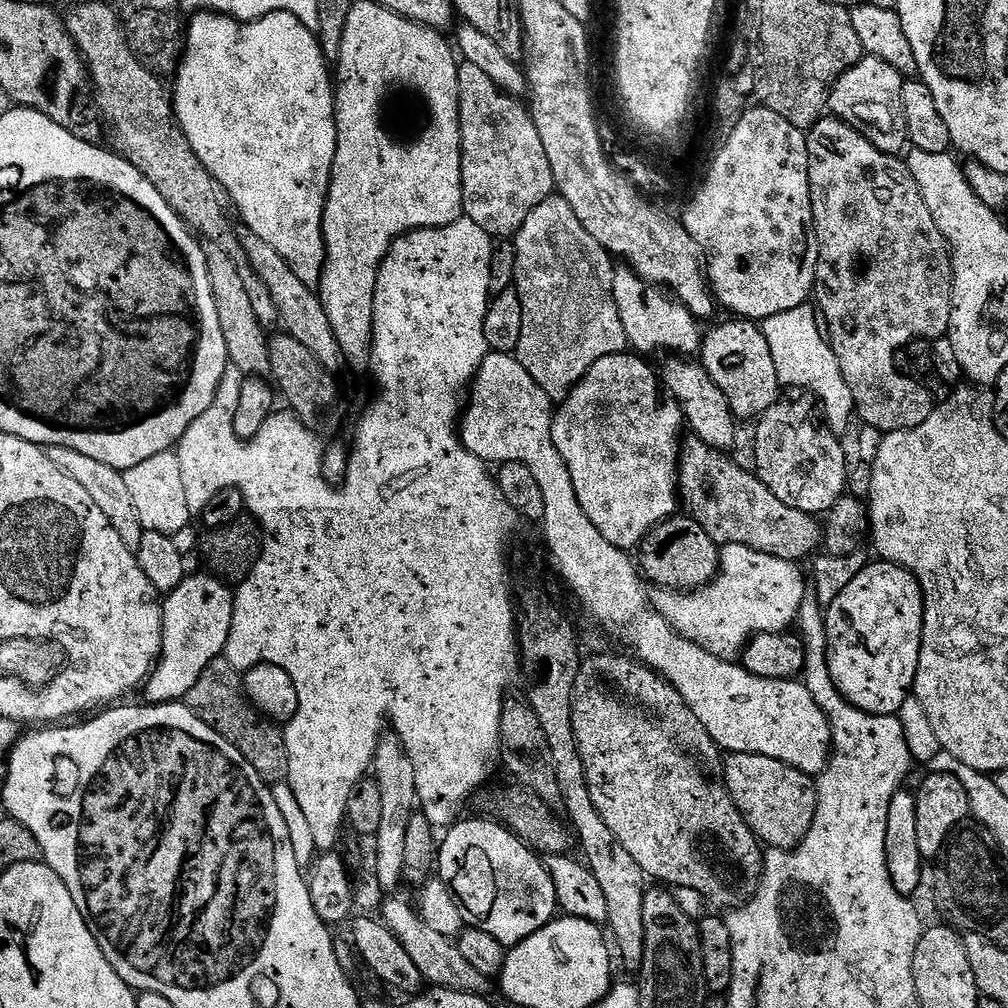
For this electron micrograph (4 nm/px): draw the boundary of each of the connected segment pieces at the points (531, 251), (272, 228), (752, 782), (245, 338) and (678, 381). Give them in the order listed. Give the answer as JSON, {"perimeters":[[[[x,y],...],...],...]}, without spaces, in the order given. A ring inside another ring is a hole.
{"perimeters":[[[[559,194],[548,196],[546,202],[534,206],[530,218],[526,218],[524,225],[516,233],[514,243],[516,246],[516,283],[514,287],[522,302],[522,334],[518,338],[518,346],[514,355],[516,360],[522,362],[522,366],[526,368],[526,374],[530,374],[530,378],[534,378],[538,386],[542,386],[549,400],[562,402],[572,392],[577,382],[584,377],[586,370],[590,370],[590,366],[598,362],[598,358],[613,356],[629,347],[626,330],[622,330],[622,318],[618,318],[618,302],[614,302],[614,290],[612,289],[614,260],[602,246],[598,246],[598,242],[594,242],[594,238],[590,238],[590,234],[586,234],[586,226],[582,226],[582,222],[578,222],[578,214],[570,210],[570,202],[563,200]]],[[[203,11],[191,17],[192,25],[186,28],[184,54],[182,63],[174,73],[176,92],[174,88],[174,107],[176,121],[186,134],[194,154],[202,162],[202,166],[220,185],[223,195],[240,211],[243,227],[249,228],[266,246],[274,246],[282,258],[286,258],[286,266],[294,270],[295,276],[306,286],[316,288],[322,278],[324,269],[324,204],[328,200],[328,184],[332,180],[332,163],[336,153],[336,98],[334,95],[334,80],[330,75],[329,63],[324,59],[317,40],[317,33],[311,32],[302,22],[290,13],[278,12],[266,14],[257,20],[241,23],[232,16],[221,15],[218,12]]],[[[731,753],[725,755],[723,760],[722,781],[728,788],[730,798],[734,798],[734,806],[741,812],[742,818],[748,823],[760,844],[769,849],[791,850],[797,848],[806,838],[806,834],[814,822],[814,814],[818,810],[816,780],[811,775],[803,773],[802,770],[795,769],[794,766],[775,761],[774,758],[763,757],[762,754]]],[[[215,246],[209,247],[204,253],[208,273],[210,274],[210,290],[214,294],[214,310],[218,310],[218,326],[222,326],[222,338],[226,338],[226,350],[231,364],[238,366],[248,378],[271,377],[269,333],[258,322],[246,295],[246,286],[238,274],[238,266],[228,254]]],[[[668,358],[662,368],[662,384],[667,395],[675,400],[682,410],[685,425],[690,429],[691,435],[712,448],[728,450],[736,440],[736,427],[738,421],[733,416],[730,406],[726,402],[726,394],[714,386],[714,378],[704,369],[703,363],[693,362],[688,358]]]]}

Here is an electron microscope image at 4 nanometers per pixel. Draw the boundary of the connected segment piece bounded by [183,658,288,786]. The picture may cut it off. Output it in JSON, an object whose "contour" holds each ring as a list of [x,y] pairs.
{"contour":[[[223,658],[210,662],[206,670],[202,670],[202,678],[190,686],[190,690],[184,695],[183,703],[188,705],[196,717],[214,734],[222,734],[250,766],[262,777],[264,783],[271,786],[283,784],[288,779],[288,751],[284,741],[284,733],[273,721],[263,717],[256,711],[254,705],[248,701],[248,695],[244,693],[244,678],[237,672],[230,662]]]}

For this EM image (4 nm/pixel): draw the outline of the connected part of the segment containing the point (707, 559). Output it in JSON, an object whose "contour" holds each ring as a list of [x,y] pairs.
{"contour":[[[677,514],[654,526],[646,534],[638,549],[638,568],[649,585],[677,594],[704,588],[720,570],[720,548],[687,514]]]}

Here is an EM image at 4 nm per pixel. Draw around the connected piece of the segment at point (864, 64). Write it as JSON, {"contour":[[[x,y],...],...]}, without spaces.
{"contour":[[[865,55],[850,70],[846,70],[832,87],[828,96],[827,111],[835,119],[844,120],[858,134],[862,134],[878,150],[900,154],[908,144],[906,110],[902,110],[902,86],[905,77],[882,58]]]}

